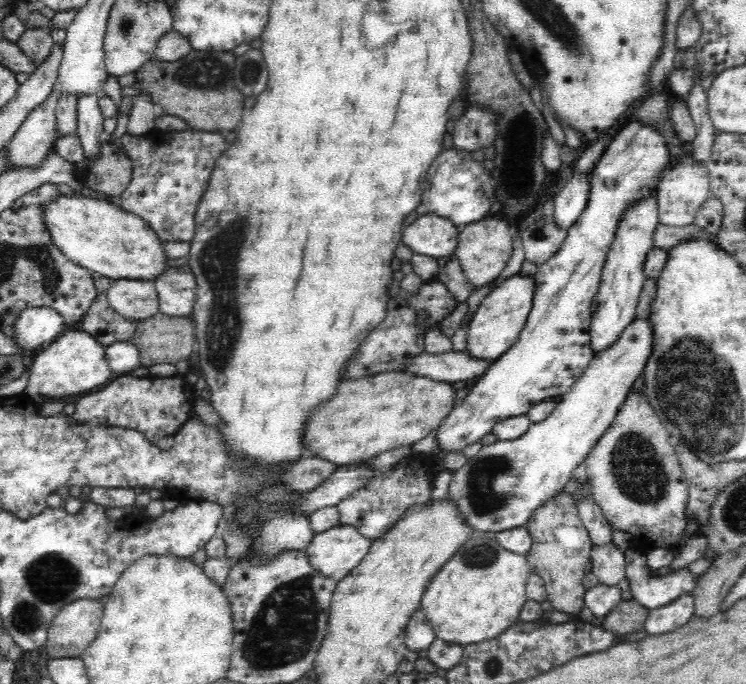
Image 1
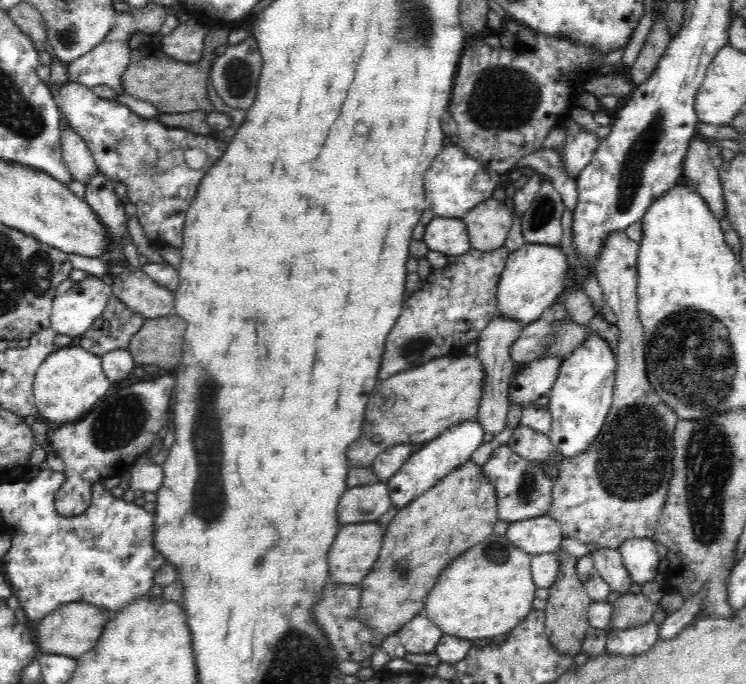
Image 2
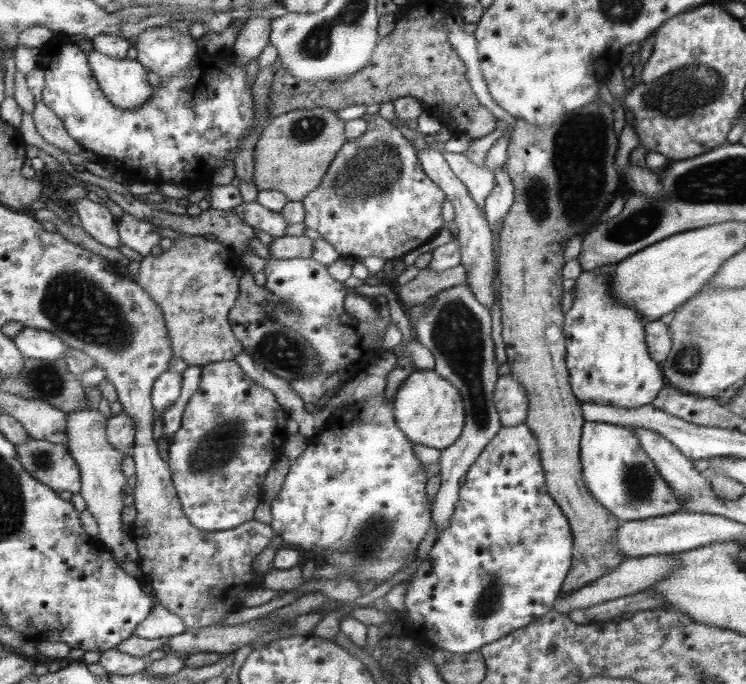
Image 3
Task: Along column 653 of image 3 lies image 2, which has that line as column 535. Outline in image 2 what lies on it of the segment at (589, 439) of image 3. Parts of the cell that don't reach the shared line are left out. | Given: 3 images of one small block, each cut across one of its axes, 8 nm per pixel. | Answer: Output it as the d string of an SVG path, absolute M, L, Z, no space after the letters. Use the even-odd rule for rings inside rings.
M507 445L496 447L489 457L488 462L482 466L481 472L496 491L497 519L515 523L517 520L546 515L551 507L553 484L550 475L546 475L543 470L543 464L524 460L518 453L512 452Z

